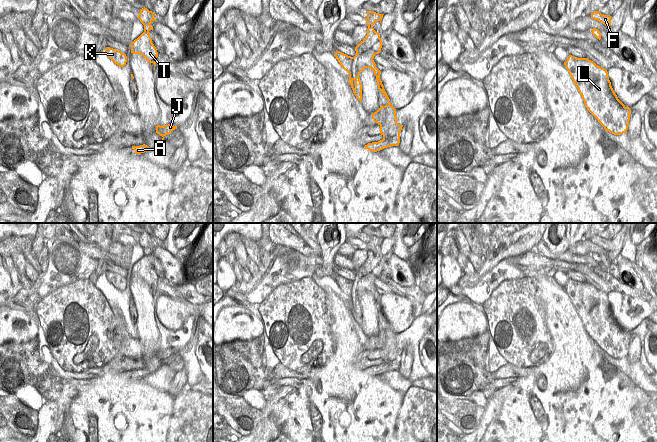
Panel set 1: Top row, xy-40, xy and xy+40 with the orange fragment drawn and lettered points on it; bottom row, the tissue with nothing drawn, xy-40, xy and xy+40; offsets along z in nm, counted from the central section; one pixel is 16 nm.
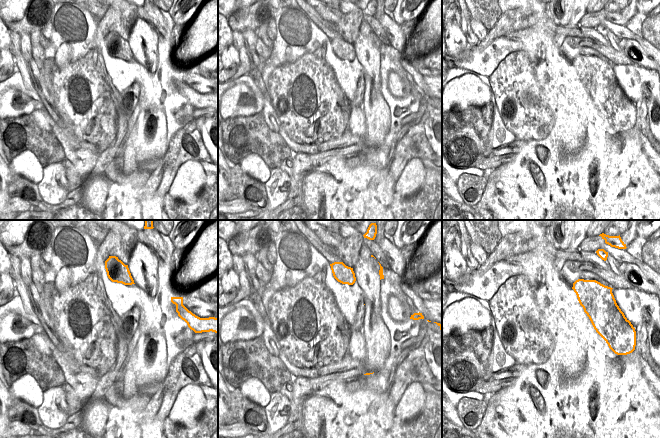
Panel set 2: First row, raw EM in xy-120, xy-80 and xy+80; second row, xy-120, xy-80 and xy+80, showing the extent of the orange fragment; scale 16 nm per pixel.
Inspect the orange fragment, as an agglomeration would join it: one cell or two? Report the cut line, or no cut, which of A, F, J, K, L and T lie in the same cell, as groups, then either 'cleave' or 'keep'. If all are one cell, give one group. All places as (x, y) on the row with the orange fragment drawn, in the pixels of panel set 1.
cut xy+40 (578, 58), (572, 67), (572, 71), (569, 73); groups A F J L T / K; cleave

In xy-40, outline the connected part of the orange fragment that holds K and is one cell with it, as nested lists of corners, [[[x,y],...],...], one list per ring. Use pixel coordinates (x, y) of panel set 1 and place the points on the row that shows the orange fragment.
[[[106,47],[105,52],[107,56],[118,66],[124,67],[126,65],[127,56],[125,53],[110,47]]]

